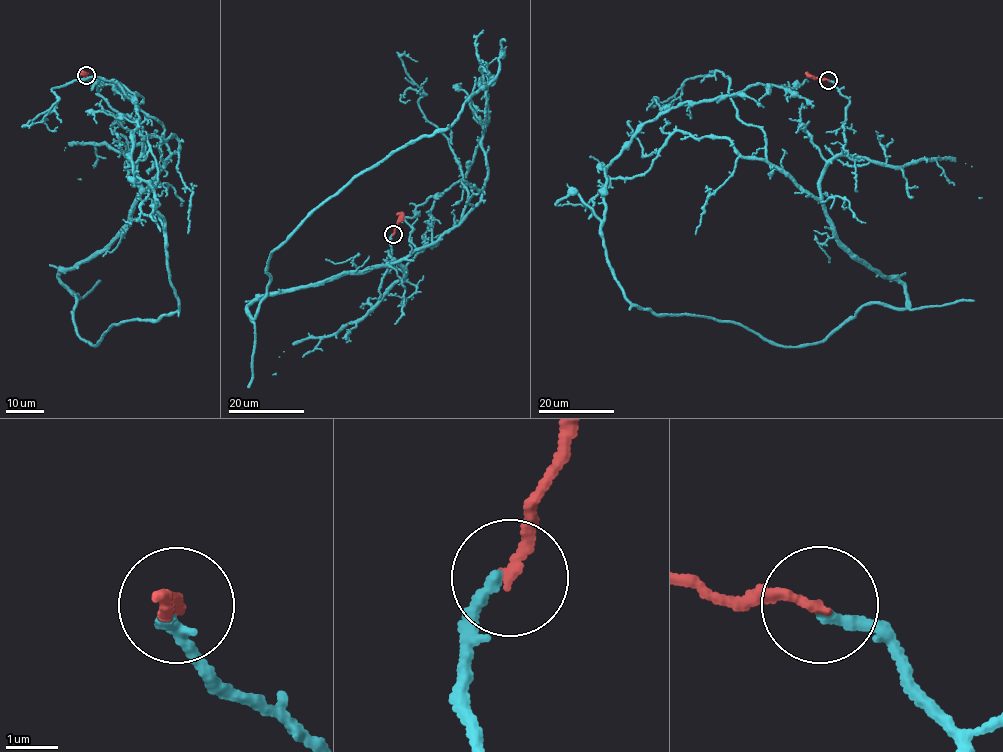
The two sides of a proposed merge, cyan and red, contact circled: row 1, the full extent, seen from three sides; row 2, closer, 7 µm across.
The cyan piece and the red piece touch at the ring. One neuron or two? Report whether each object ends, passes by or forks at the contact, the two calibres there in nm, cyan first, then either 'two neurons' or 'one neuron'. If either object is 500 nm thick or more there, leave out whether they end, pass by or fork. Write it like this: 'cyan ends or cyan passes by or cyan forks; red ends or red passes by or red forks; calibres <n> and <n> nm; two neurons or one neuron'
cyan ends; red ends; calibres 240 and 200 nm; two neurons

